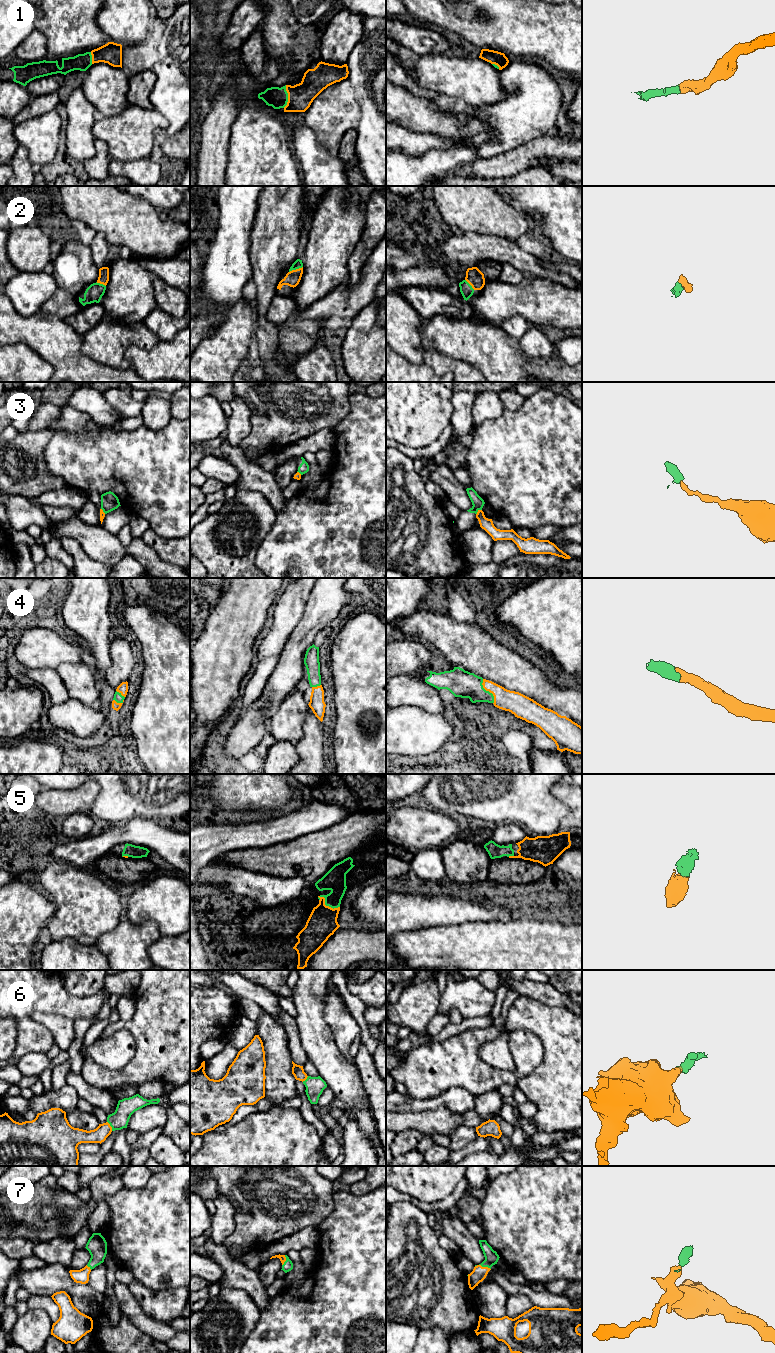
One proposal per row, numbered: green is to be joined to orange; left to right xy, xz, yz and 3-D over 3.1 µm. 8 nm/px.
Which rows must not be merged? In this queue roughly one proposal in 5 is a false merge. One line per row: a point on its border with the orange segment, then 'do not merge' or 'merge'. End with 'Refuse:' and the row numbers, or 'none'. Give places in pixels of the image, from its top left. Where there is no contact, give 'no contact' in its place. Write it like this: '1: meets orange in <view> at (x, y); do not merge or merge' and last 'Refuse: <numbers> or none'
1: meets orange in xz at (288, 96); merge
2: meets orange in xz at (296, 269); merge
3: meets orange in yz at (478, 511); do not merge
4: meets orange in yz at (488, 690); merge
5: meets orange in xz at (325, 905); merge
6: meets orange in xy at (110, 1126); merge
7: meets orange in yz at (485, 1267); merge
Refuse: 3

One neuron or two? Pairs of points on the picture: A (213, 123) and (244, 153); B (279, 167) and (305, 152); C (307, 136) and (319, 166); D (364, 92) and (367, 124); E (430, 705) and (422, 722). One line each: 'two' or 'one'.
A: two
B: two
C: one
D: one
E: two

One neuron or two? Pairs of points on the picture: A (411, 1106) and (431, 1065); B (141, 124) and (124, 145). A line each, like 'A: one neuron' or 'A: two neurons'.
A: two neurons
B: one neuron

